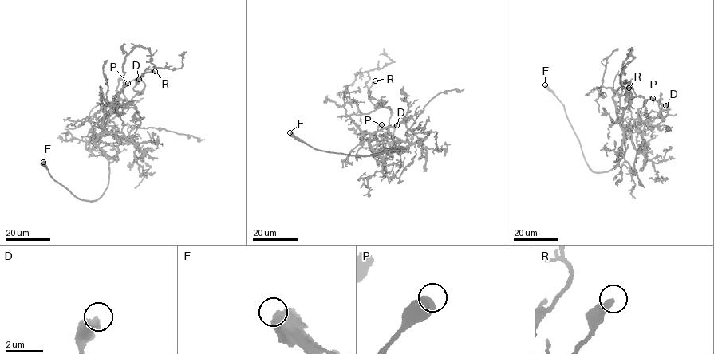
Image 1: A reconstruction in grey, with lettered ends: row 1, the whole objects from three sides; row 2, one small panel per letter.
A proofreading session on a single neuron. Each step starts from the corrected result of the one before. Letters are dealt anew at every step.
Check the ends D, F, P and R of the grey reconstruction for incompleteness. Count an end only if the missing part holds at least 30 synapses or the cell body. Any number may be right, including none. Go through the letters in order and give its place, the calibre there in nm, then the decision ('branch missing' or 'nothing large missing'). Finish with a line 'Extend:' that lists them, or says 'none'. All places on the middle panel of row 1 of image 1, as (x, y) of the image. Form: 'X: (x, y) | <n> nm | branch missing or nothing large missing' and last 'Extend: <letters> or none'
D: (396, 125) | 500 nm | nothing large missing
F: (289, 132) | 700 nm | branch missing
P: (381, 124) | 650 nm | nothing large missing
R: (375, 80) | 500 nm | nothing large missing
Extend: F

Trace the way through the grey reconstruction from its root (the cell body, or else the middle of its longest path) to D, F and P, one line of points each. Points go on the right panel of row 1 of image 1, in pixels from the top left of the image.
D: (617, 118), (621, 124), (631, 129), (637, 118), (652, 111), (662, 117), (665, 116), (665, 105)
F: (617, 118), (626, 135), (622, 158), (609, 171), (593, 172), (585, 160), (564, 105), (545, 84)
P: (617, 118), (621, 124), (629, 125), (632, 129), (633, 122), (639, 116), (637, 109), (648, 100), (652, 98)

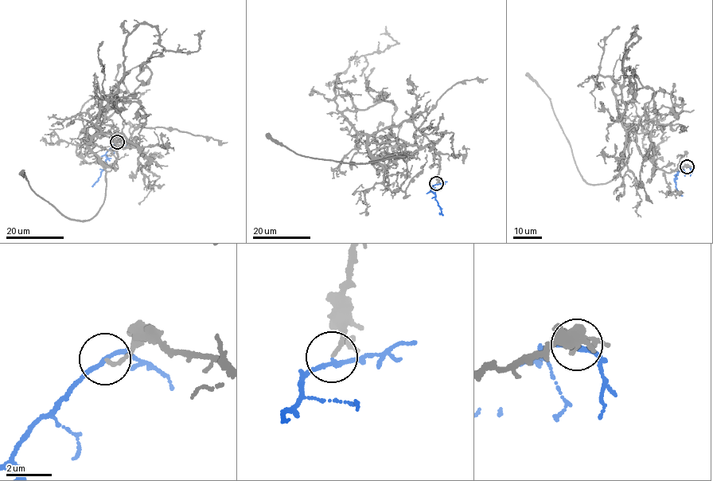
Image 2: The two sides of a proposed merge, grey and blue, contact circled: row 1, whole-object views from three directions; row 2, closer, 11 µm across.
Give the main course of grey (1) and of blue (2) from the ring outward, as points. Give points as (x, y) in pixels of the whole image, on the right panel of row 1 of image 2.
1: (687, 166), (657, 168), (618, 115), (613, 80), (623, 84), (637, 35), (623, 68), (635, 89), (631, 70)
2: (687, 166), (675, 175), (675, 188), (679, 194), (676, 195)

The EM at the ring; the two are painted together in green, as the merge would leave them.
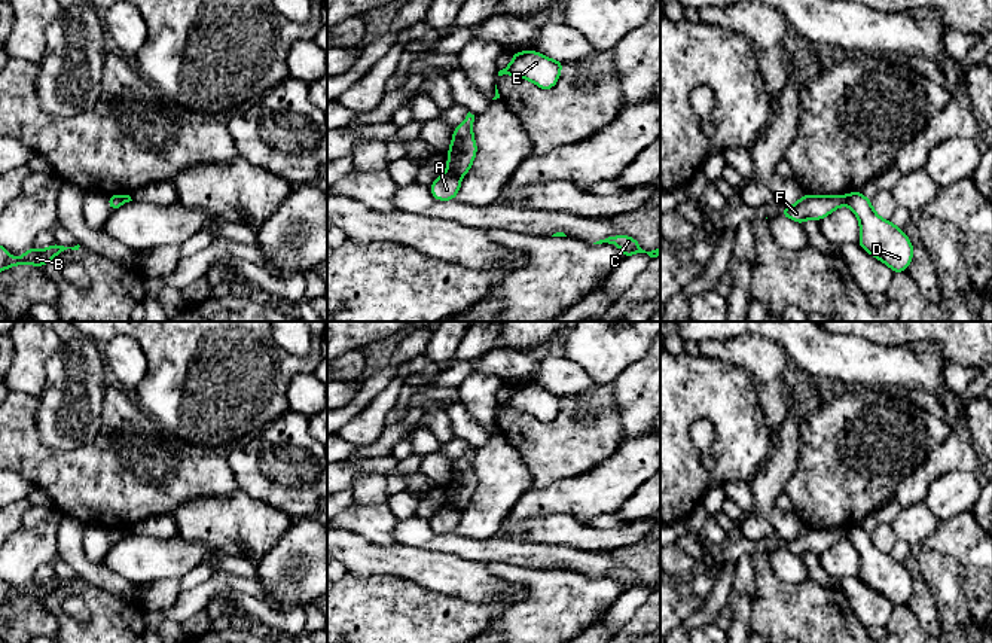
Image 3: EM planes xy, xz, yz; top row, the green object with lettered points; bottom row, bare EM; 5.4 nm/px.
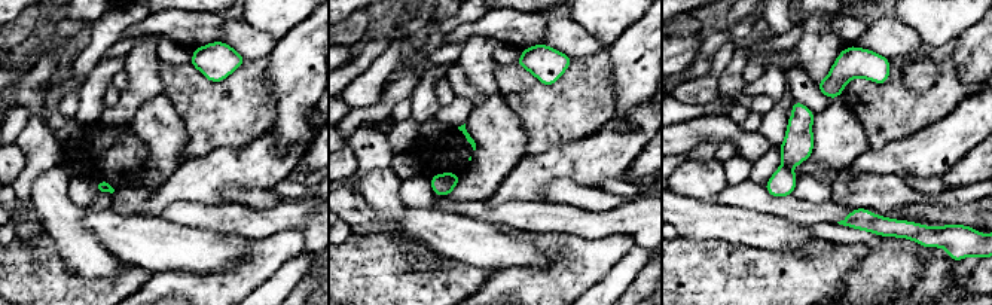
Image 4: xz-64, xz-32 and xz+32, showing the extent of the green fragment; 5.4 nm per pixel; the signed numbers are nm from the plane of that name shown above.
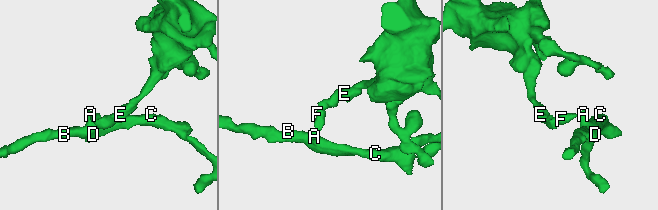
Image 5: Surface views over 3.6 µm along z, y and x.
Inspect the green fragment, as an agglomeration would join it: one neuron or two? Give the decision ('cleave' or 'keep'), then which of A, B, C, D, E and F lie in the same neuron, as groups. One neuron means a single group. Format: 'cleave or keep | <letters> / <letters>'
cleave | A B C D / E F

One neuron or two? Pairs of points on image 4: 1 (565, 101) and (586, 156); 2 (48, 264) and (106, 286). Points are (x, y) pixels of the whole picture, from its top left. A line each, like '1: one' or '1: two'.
1: two
2: one

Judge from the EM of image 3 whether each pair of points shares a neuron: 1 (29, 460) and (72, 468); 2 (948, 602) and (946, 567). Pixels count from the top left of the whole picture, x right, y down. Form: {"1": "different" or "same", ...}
{"1": "same", "2": "same"}

